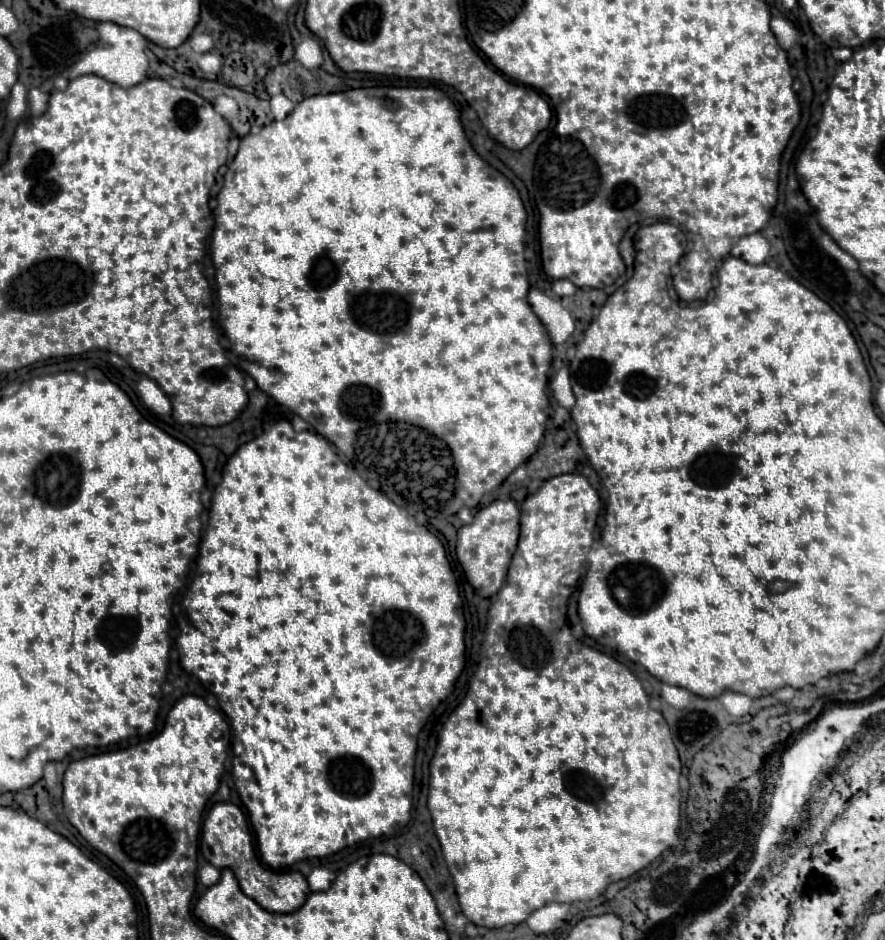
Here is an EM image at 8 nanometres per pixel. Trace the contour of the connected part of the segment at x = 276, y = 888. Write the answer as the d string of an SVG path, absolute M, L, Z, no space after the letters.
M218 803L208 817L204 819L204 827L202 827L202 855L216 867L216 869L232 869L234 875L240 881L242 891L254 899L258 905L262 905L266 911L274 911L274 913L292 913L296 909L300 909L306 901L306 897L310 895L310 887L304 879L302 873L292 871L292 873L276 873L270 867L260 865L260 861L256 859L256 851L252 849L252 835L250 835L250 827L248 821L244 817L244 813L240 811L240 807L232 805L232 803Z

